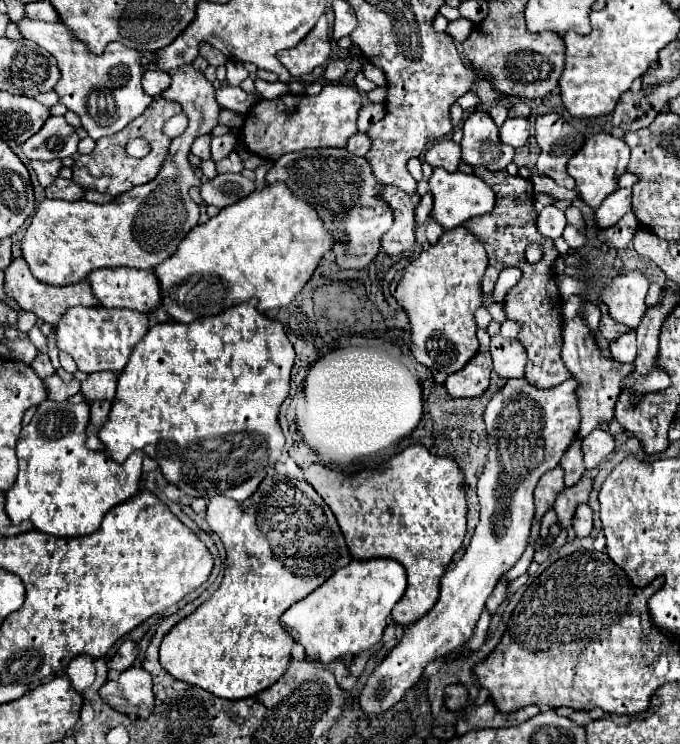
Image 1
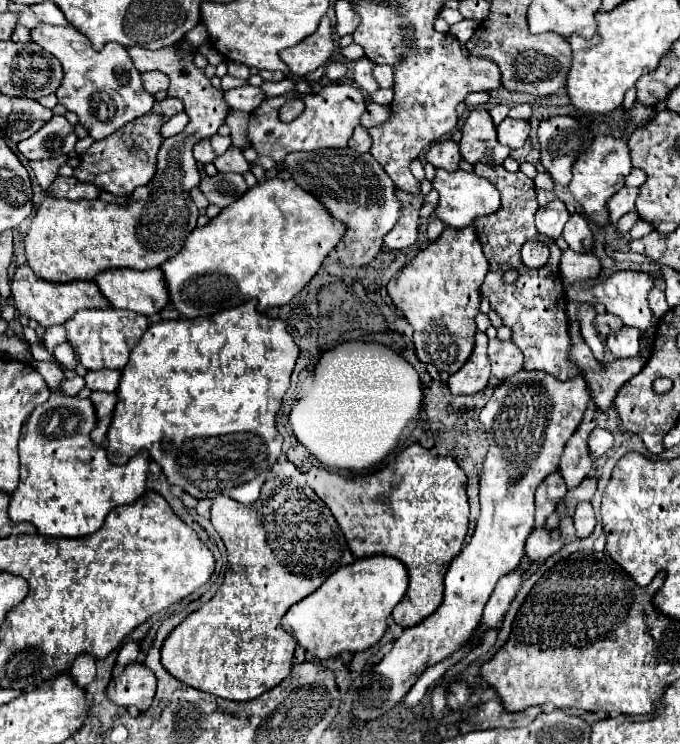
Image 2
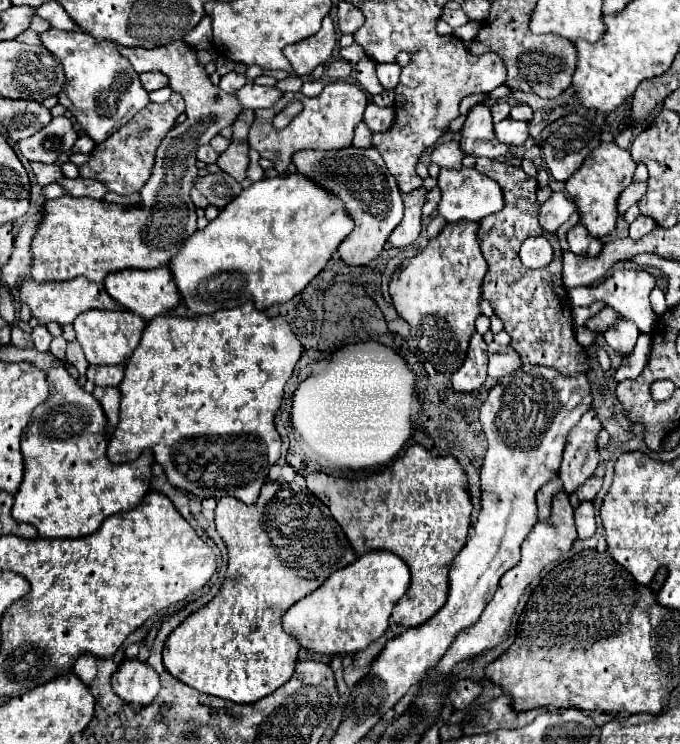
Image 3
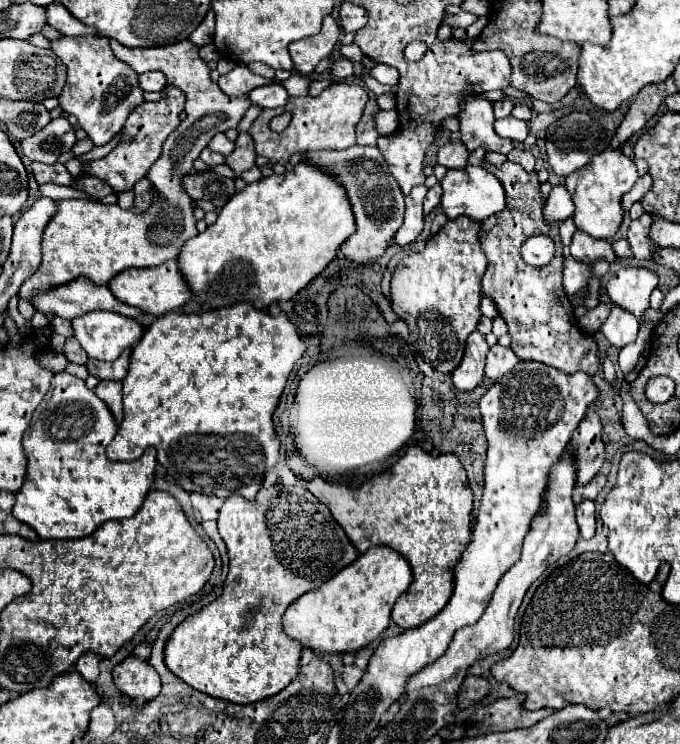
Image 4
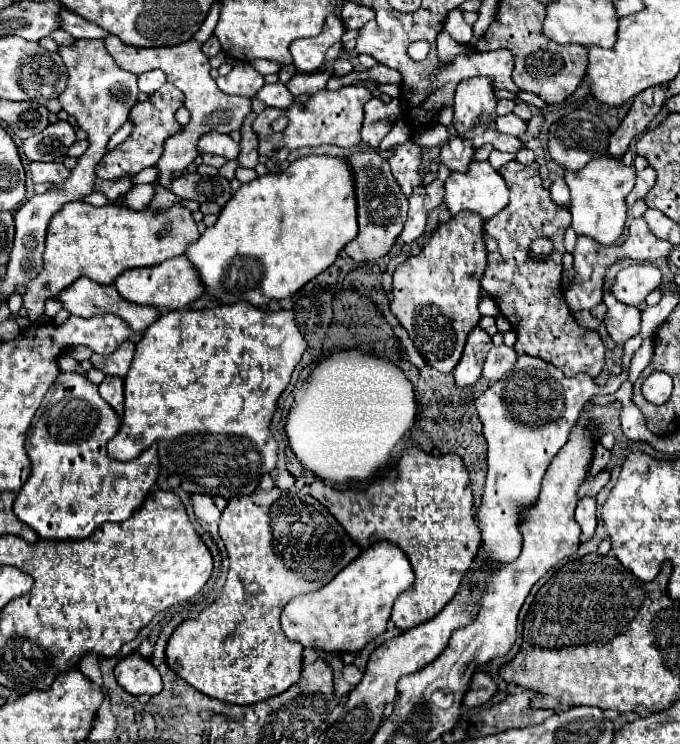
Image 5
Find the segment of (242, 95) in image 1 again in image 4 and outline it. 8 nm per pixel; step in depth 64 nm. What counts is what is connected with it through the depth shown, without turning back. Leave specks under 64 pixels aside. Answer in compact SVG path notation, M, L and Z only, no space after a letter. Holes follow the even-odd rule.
M272 82L248 92L248 100L260 108L278 108L288 102L288 92L278 82Z

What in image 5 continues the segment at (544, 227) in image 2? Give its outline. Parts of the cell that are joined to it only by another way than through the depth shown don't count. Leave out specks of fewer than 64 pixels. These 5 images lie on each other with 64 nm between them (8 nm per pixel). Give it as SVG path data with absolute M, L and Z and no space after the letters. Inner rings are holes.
M562 178L552 182L550 194L552 194L552 202L556 202L556 206L560 206L564 210L570 208L570 192L568 192L568 186L566 186L566 182Z

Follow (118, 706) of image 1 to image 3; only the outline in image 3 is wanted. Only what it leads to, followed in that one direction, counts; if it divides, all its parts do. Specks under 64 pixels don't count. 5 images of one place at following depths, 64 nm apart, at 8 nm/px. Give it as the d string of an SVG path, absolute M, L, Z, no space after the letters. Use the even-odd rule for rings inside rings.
M126 660L112 674L112 690L128 704L148 706L160 690L160 678L146 662Z

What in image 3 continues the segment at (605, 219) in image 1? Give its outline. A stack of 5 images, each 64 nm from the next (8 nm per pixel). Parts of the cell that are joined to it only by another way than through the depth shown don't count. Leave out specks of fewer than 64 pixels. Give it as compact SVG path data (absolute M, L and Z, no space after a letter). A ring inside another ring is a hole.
M634 182L634 184L630 184L622 194L620 194L620 200L618 200L618 214L622 216L630 206L634 206L642 196L644 196L644 192L646 192L646 182Z

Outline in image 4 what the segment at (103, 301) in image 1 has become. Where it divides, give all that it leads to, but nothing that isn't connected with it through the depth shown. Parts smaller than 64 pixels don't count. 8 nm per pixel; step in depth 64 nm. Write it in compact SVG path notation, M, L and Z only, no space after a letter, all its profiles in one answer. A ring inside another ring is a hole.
M168 260L160 268L131 268L120 272L120 276L112 278L108 282L108 288L112 294L134 308L140 308L148 316L162 316L166 312L172 312L176 308L182 308L190 300L190 290L186 288L184 278L178 272L178 264L174 260Z

